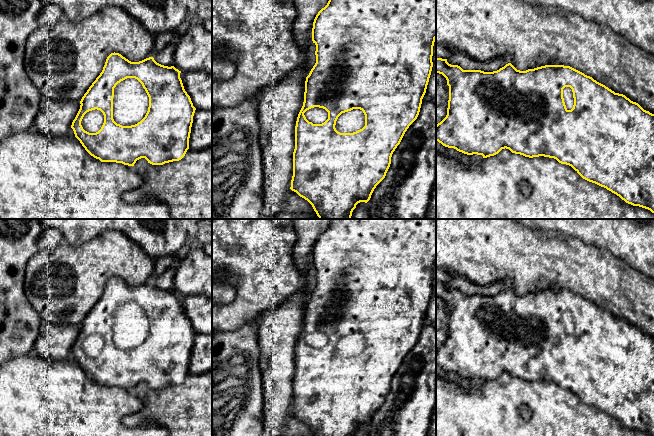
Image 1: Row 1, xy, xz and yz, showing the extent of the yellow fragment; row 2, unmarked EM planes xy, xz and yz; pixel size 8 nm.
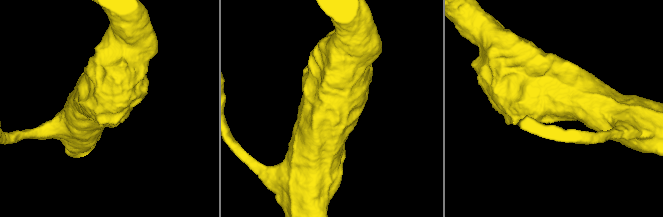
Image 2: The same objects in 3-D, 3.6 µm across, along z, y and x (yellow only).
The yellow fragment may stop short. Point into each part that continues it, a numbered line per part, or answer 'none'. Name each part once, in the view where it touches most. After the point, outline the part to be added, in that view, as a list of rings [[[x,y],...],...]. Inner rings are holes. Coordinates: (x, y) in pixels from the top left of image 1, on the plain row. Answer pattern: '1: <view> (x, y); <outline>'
1: xy (92, 345); [[[97,333],[87,336],[81,345],[83,353],[89,357],[98,356],[103,347],[104,339],[100,334]]]

